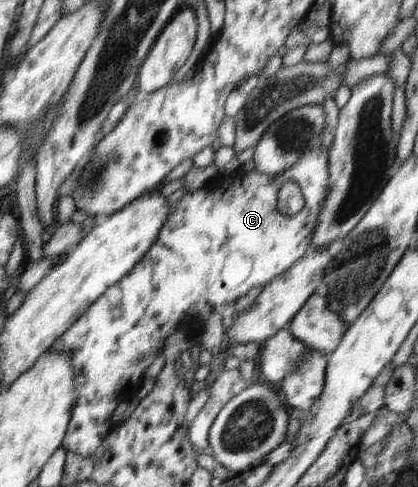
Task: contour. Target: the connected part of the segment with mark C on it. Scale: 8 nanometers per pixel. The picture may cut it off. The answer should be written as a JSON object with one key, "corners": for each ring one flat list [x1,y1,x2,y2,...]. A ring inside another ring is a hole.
{"corners":[[323,145,319,148,312,148,303,156,303,158,301,158,301,160,299,160,299,162,297,162,297,164,293,164,291,168,287,168,284,172,272,176,255,170,249,171,248,173,239,173,239,169,240,166,231,174,217,172,207,185,203,185,196,191,191,191,183,195,183,197,177,201,175,208,171,207,168,214,168,220,165,221,164,227,158,232,157,241,155,241,153,247,143,255,143,258,135,265,135,268,132,268,132,270,119,280,117,284,106,287,105,292,103,292,97,300,94,300,94,303,90,308,87,311,82,312,81,316,78,316,78,319,61,336,58,336,57,340,54,340,53,344,48,348,48,350,64,350,64,352,68,352,68,354,70,354,70,359,72,360,73,380,76,386,76,401,72,410,71,420,67,425,65,438,63,438,62,442,62,447,66,451,73,452,82,458,88,458,93,456,101,445,103,445,103,441,107,439,110,429,114,427,113,425,109,426,108,420,111,420,112,414,121,401,126,400,135,394,137,386,142,382,144,377,146,377,145,372,147,372,147,368,155,362,155,358,159,358,159,356,162,355,167,336,172,332,175,332,177,334,186,335,189,339,195,341,201,340,200,333,203,332,203,323,205,323,211,314,223,312,225,308,234,304,237,298,245,296,245,294,254,286,265,286,266,284,269,284,276,276,283,274,287,269,293,266,293,264,295,264,308,250,311,243,311,236,318,223,318,216,320,215,326,192,328,192,328,149],[242,174,243,178,237,180,236,176],[287,181,296,182,300,186,302,195,304,196,304,207,295,214,295,216,290,216,288,218,285,214,281,214,277,208,279,189],[197,322,201,323,201,325,196,328,195,324]]}

